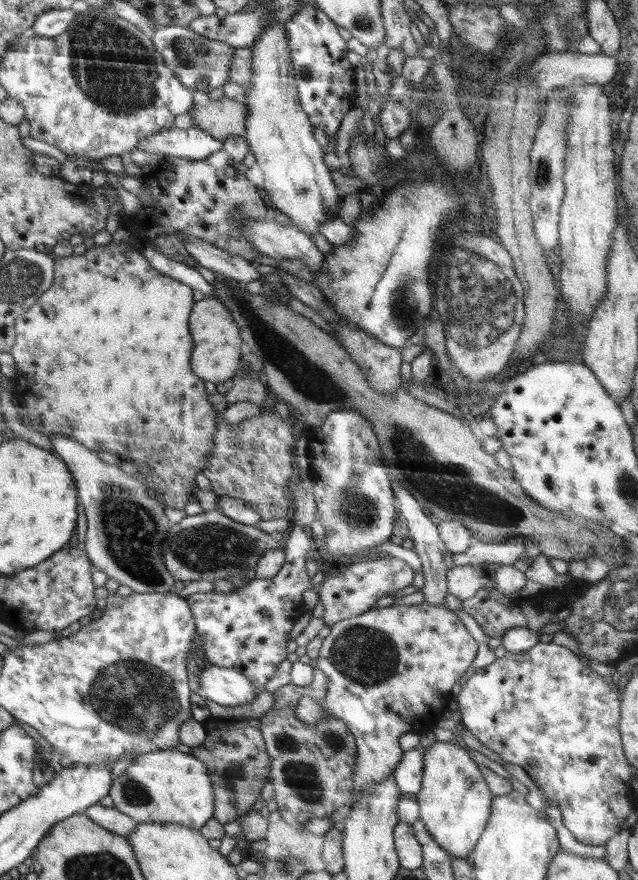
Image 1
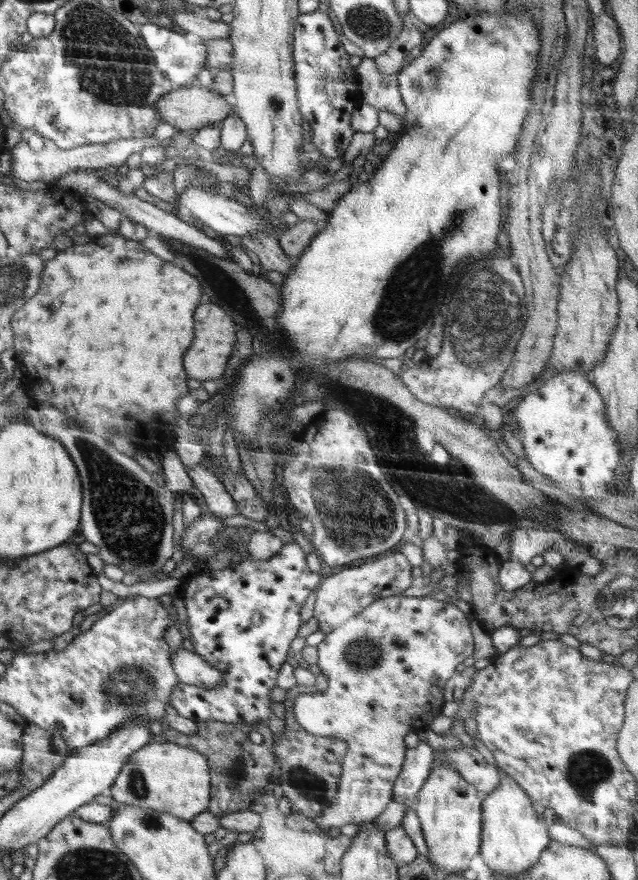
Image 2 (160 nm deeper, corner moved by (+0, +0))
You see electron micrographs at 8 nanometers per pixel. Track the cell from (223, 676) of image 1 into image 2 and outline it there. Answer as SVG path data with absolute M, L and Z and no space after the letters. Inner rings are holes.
M184 647L172 651L171 666L174 666L179 682L184 685L203 686L211 689L223 681L219 670L208 664L198 653L188 651Z

